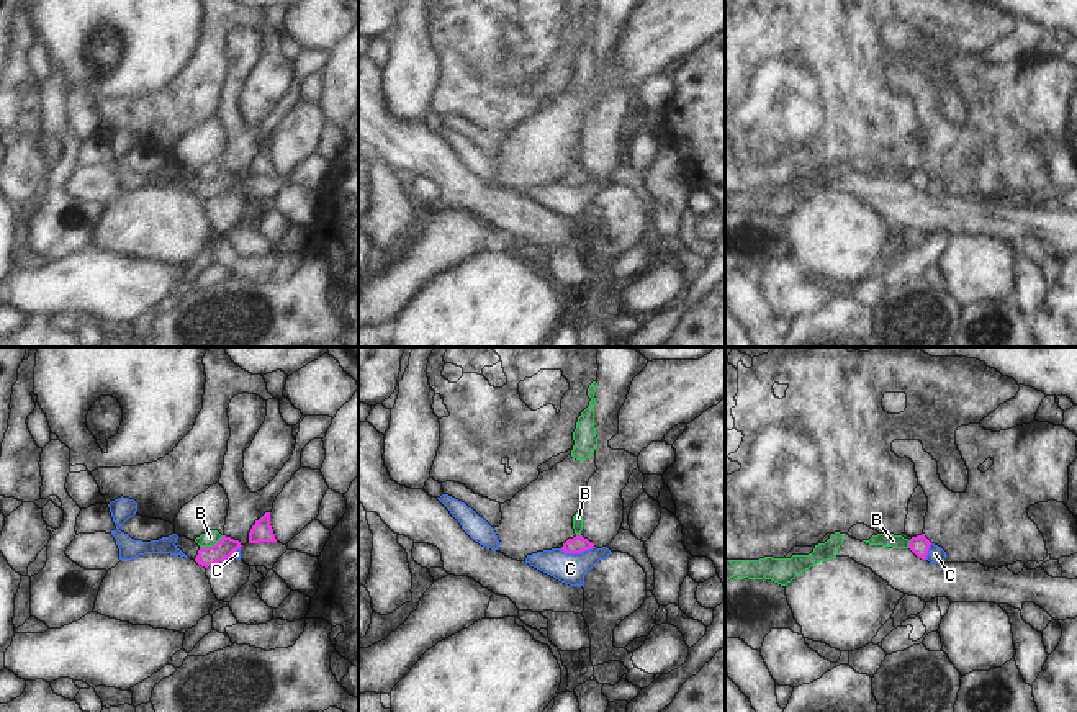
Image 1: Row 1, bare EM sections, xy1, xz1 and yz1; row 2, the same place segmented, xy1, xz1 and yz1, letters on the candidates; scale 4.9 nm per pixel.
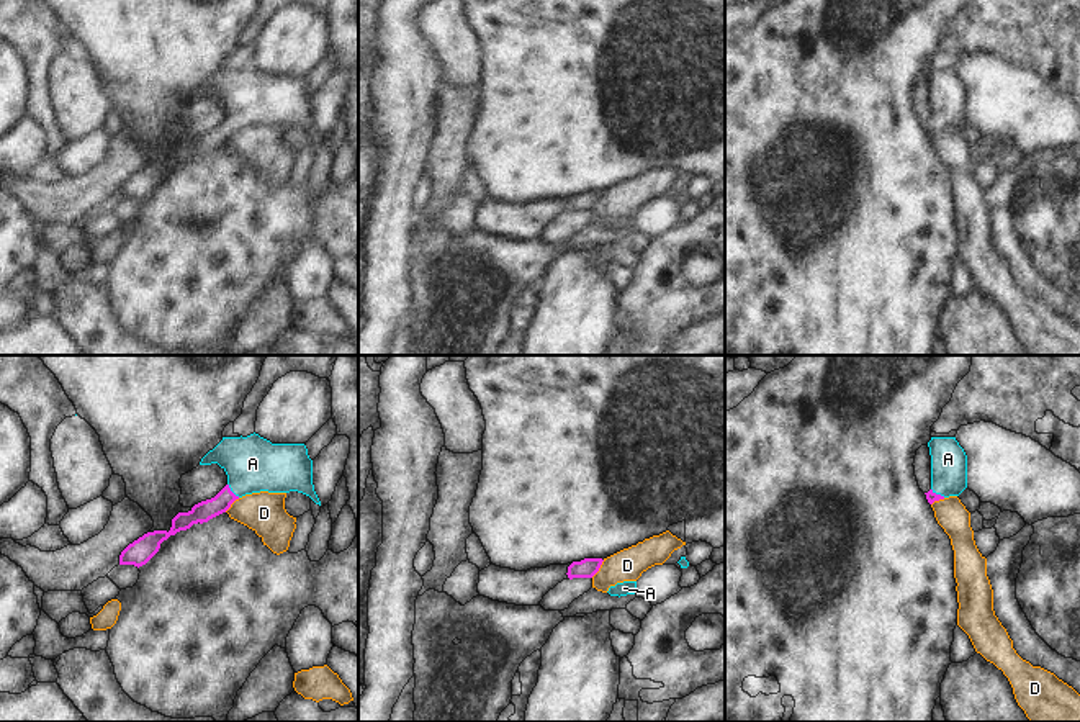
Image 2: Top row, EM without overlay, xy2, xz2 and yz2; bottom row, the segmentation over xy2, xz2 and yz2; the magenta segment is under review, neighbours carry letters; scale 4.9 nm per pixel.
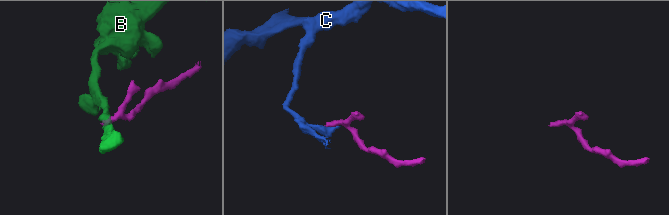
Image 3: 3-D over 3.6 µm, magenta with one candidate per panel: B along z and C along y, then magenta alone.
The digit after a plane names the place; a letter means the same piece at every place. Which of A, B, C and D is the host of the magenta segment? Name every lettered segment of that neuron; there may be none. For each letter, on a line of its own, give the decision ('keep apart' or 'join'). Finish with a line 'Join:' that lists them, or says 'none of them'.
A: join
B: keep apart
C: keep apart
D: keep apart
Join: A

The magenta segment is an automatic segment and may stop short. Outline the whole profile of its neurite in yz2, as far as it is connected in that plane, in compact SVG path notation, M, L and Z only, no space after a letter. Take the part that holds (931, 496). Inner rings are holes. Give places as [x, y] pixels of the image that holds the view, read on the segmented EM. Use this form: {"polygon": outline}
{"polygon": "M931 437L931 490L926 494L929 504L959 496L967 488L967 455L956 437Z"}

